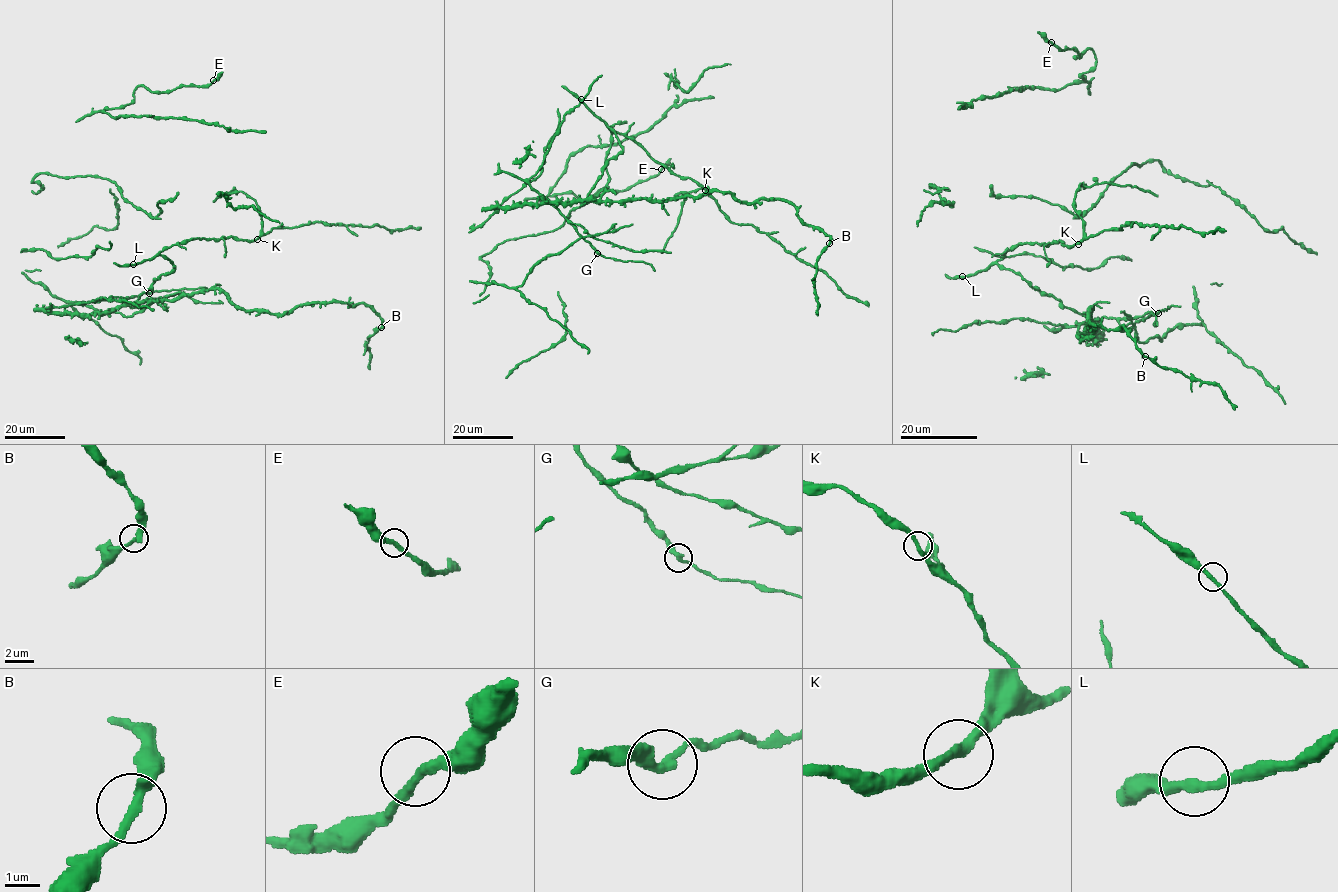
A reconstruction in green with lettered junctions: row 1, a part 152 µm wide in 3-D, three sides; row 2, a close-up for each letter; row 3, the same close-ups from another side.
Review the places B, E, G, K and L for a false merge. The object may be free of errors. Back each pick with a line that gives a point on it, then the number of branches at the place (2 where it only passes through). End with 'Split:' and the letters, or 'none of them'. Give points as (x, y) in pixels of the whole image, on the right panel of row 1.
Split: none of them

